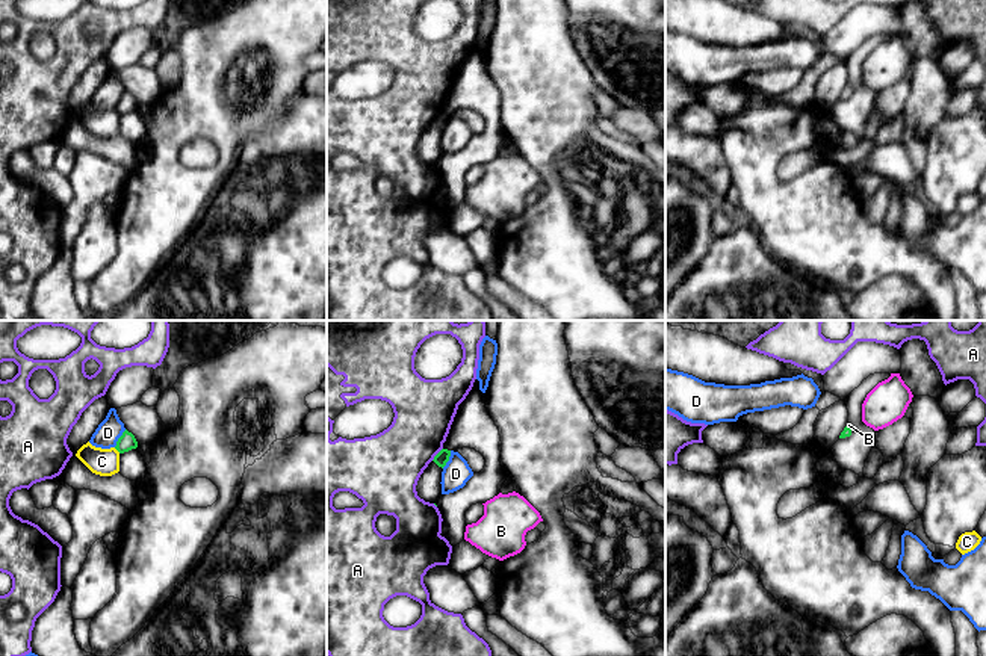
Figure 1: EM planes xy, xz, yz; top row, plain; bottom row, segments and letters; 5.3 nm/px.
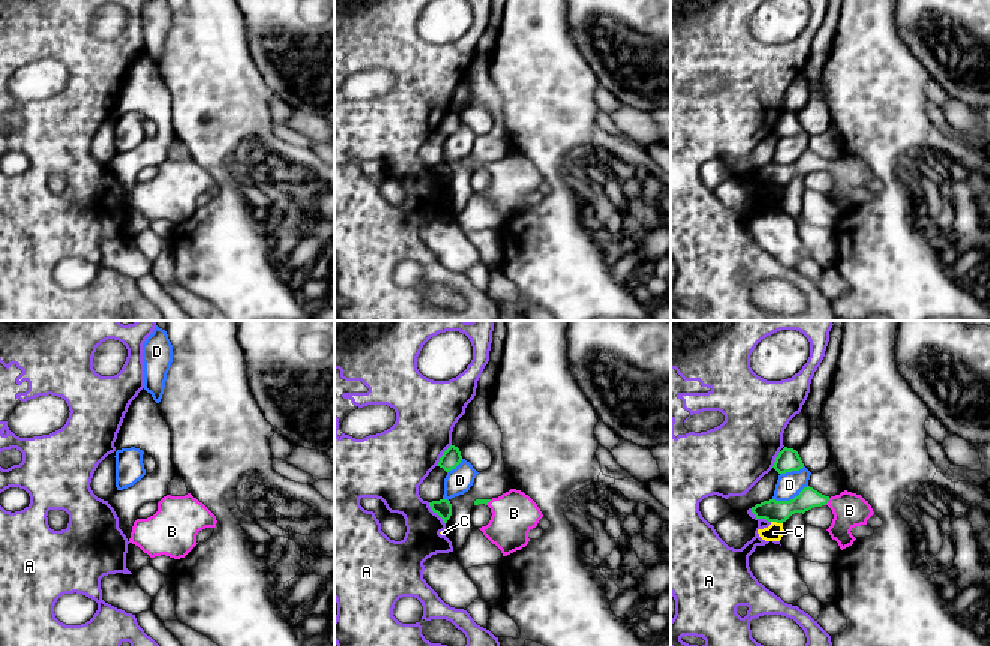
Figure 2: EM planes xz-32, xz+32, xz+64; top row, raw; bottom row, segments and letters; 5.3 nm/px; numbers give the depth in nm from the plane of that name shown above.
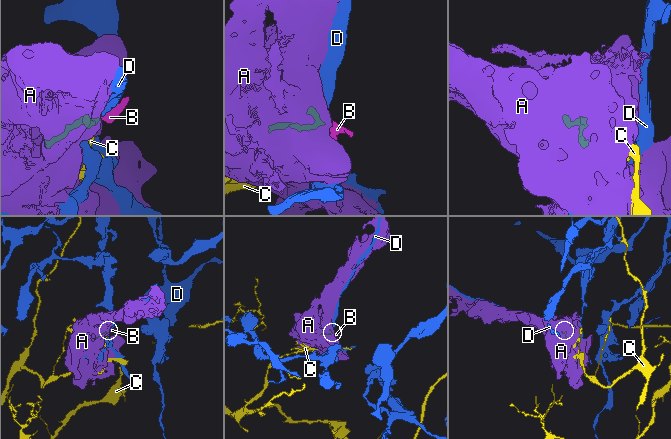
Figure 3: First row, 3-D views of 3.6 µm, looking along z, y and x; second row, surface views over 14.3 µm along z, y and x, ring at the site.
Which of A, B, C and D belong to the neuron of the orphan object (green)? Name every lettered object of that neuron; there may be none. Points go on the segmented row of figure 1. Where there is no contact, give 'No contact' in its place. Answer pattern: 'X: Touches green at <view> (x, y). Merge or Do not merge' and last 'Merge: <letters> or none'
A: Touches green at xz (437, 454). Do not merge
B: Touches green at yz (849, 428). Merge
C: Touches green at xy (117, 449). Do not merge
D: Touches green at xy (118, 439). Do not merge
Merge: B

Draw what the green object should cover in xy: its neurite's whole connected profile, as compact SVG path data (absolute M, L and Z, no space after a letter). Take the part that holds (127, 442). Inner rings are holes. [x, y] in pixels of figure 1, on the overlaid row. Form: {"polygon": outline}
{"polygon": "M127 429L122 432L122 435L118 438L115 449L119 453L129 452L132 449L138 447L138 441L135 438L135 435L132 432L129 432Z"}

